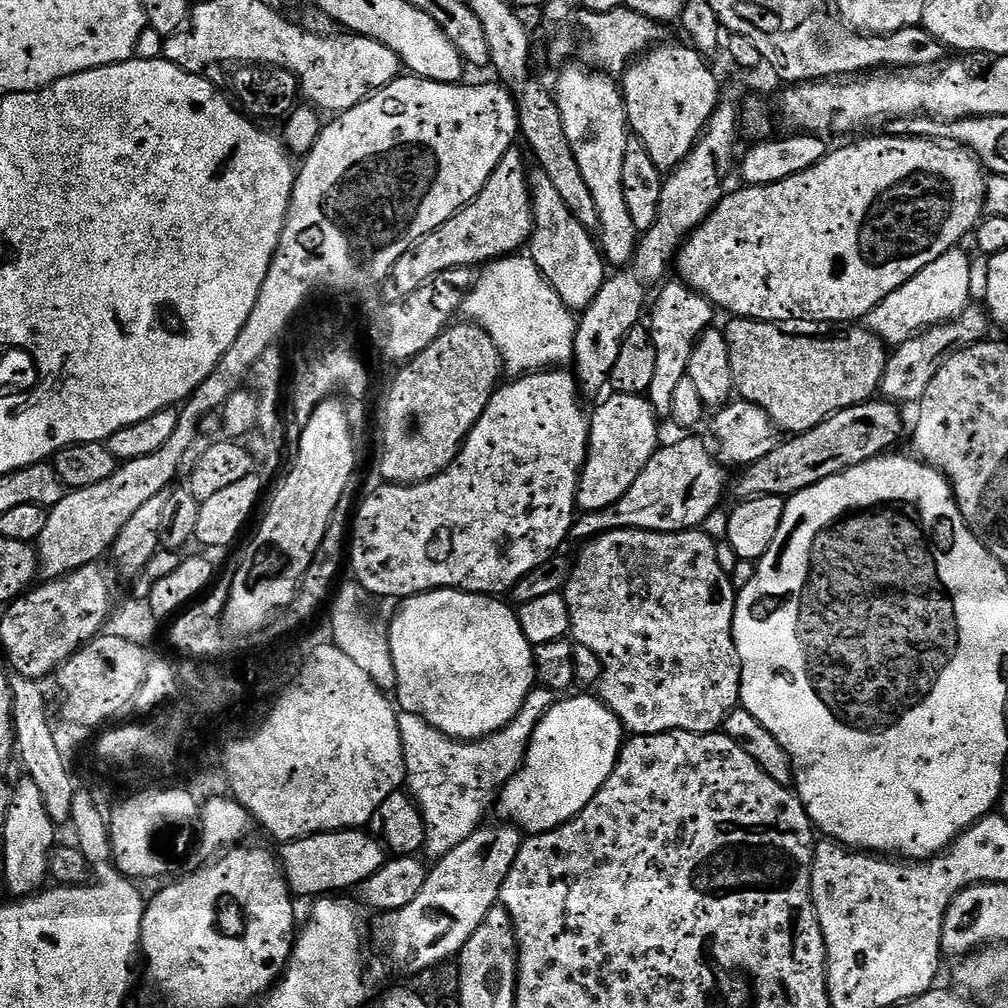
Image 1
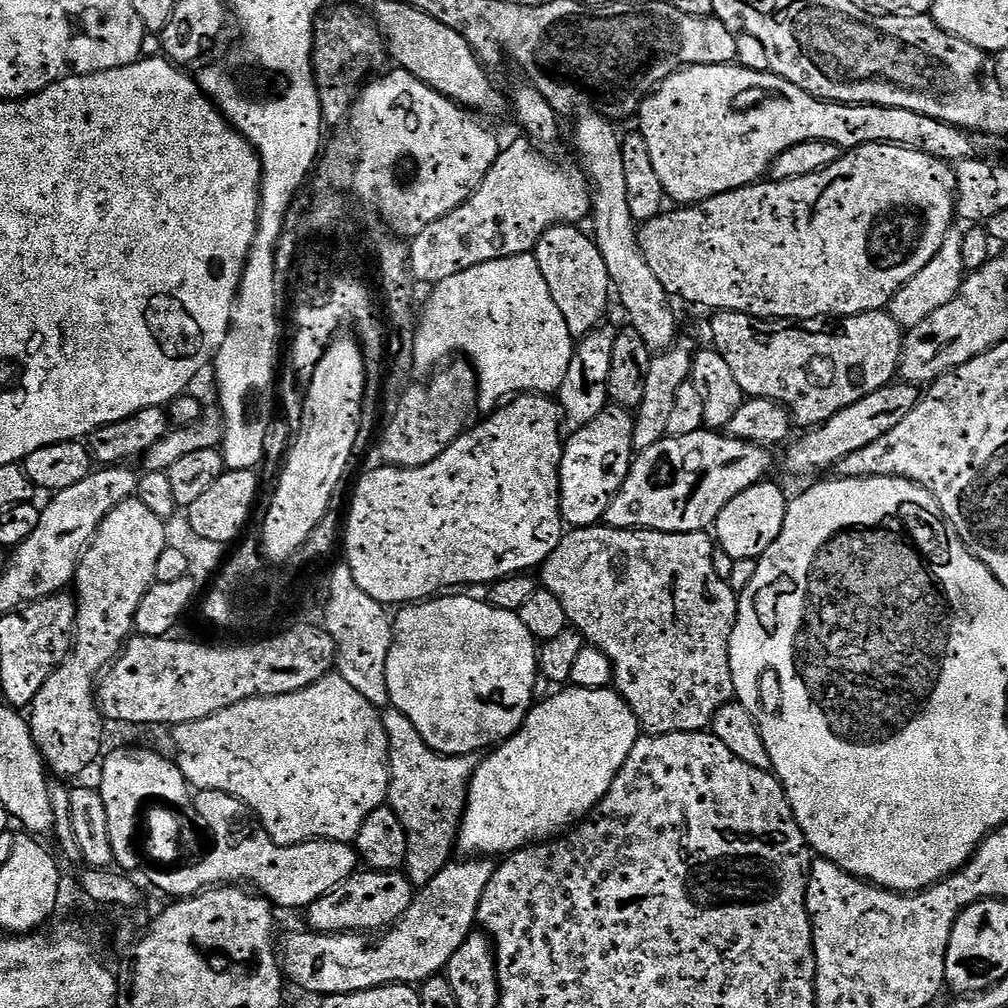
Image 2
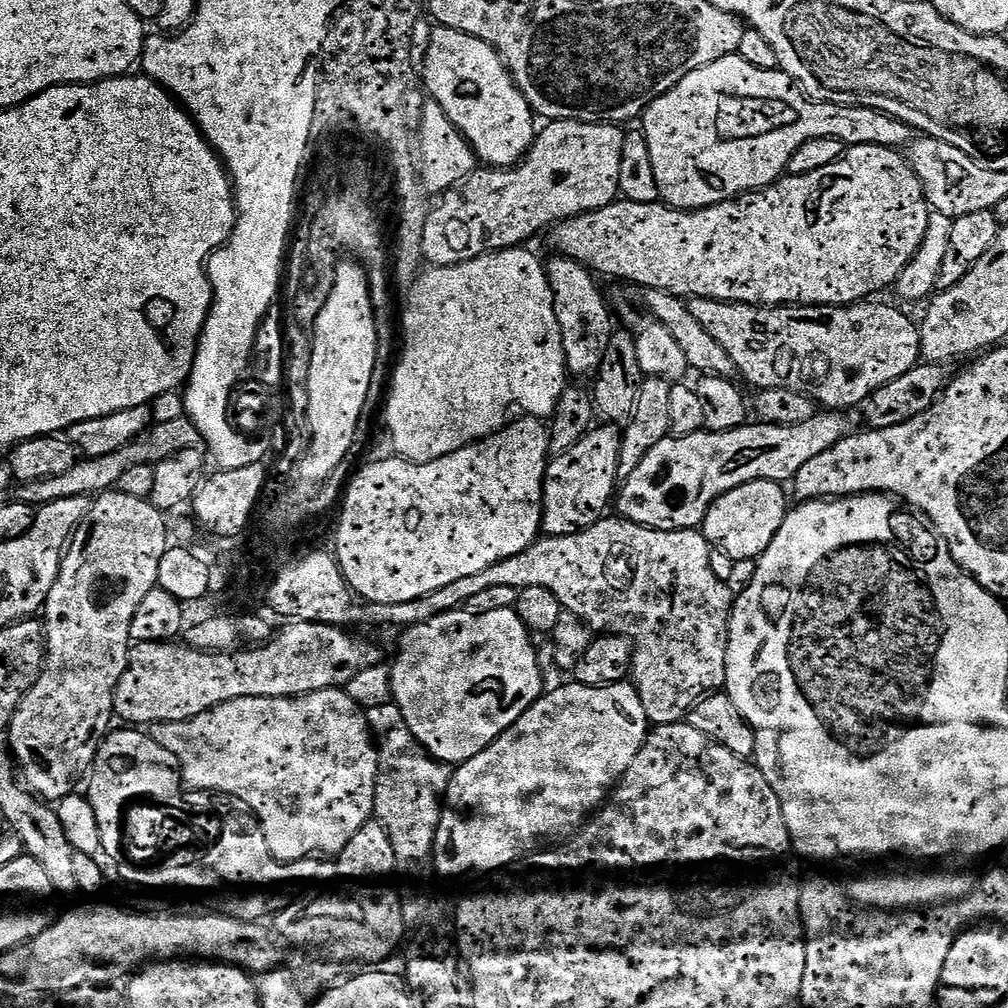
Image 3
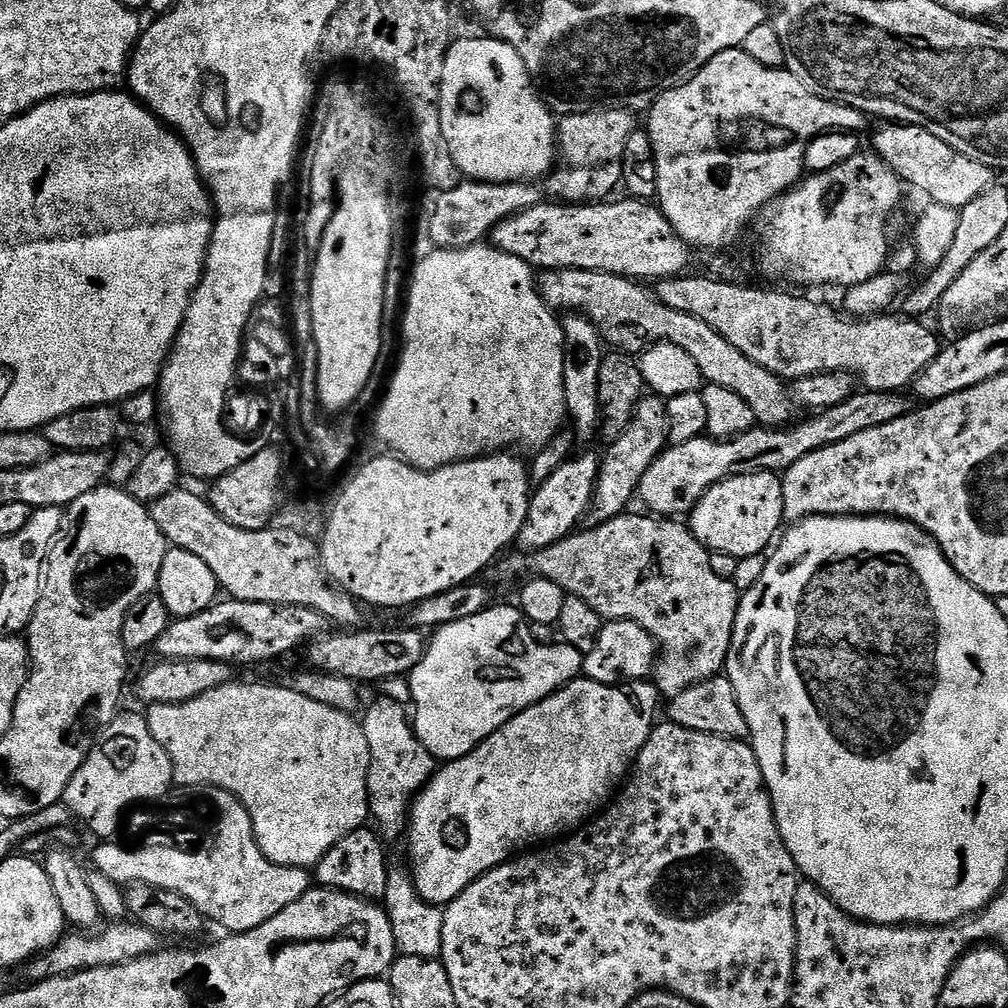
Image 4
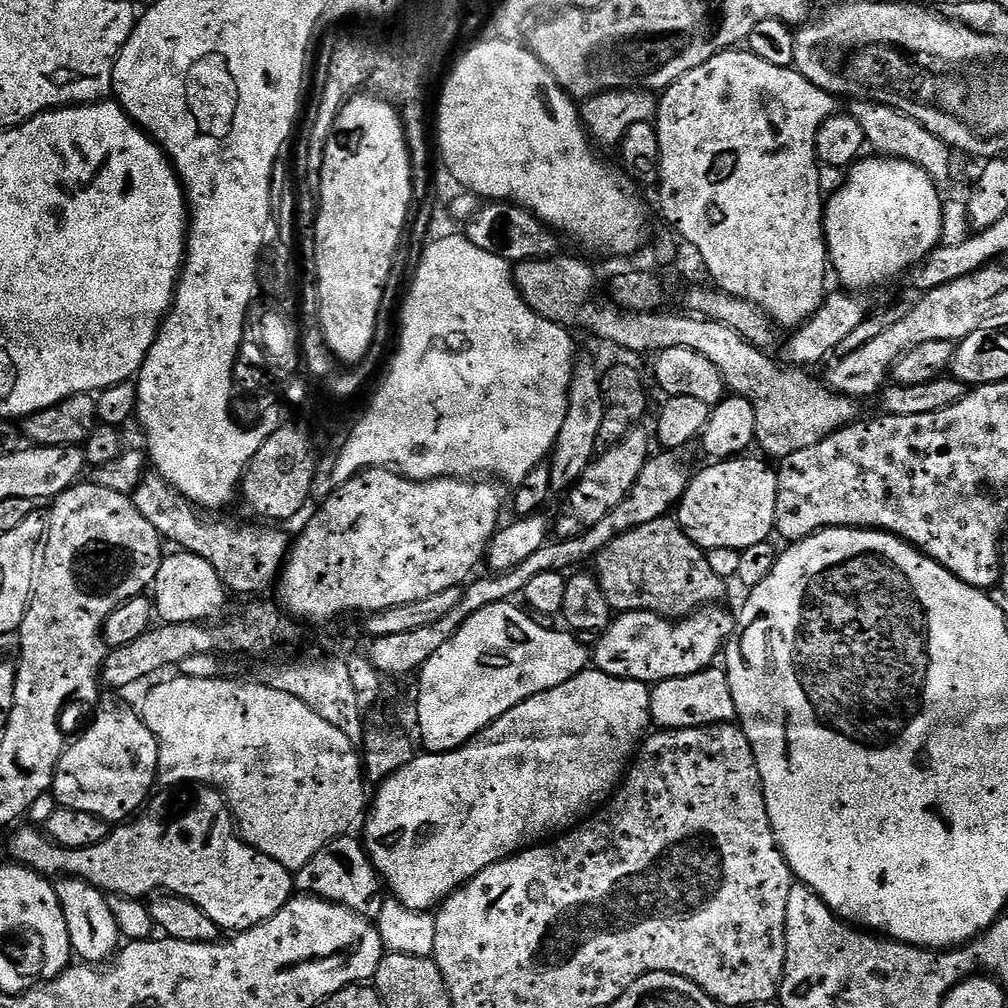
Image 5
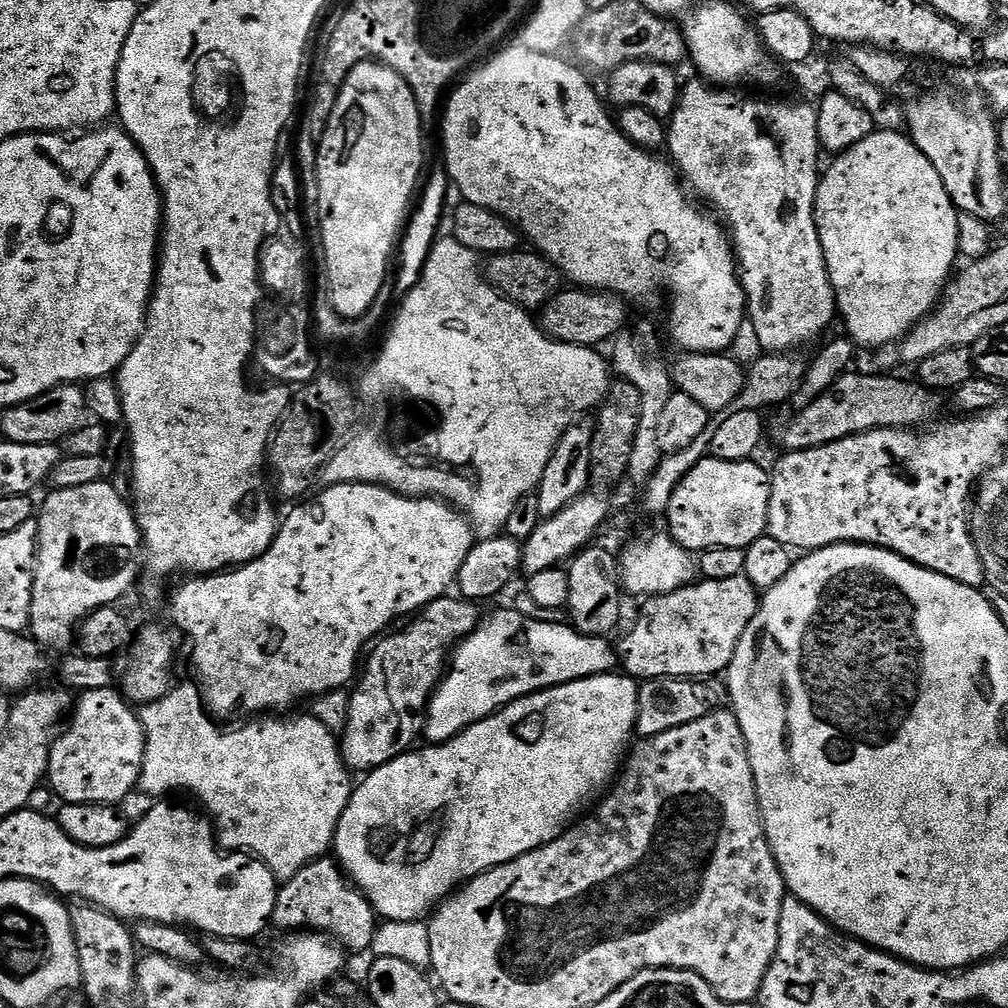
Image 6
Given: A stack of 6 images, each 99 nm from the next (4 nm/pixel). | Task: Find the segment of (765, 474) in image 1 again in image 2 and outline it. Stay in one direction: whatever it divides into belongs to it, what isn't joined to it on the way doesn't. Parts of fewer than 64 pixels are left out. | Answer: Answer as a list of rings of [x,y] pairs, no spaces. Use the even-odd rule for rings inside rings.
[[[893,382],[874,390],[874,394],[866,394],[854,406],[846,406],[834,418],[830,418],[825,424],[817,424],[811,429],[809,436],[801,438],[797,444],[787,445],[788,453],[784,456],[784,468],[792,476],[812,476],[819,468],[835,469],[846,454],[854,454],[854,450],[862,450],[862,446],[870,446],[870,442],[878,442],[882,434],[890,434],[894,426],[914,410],[914,406],[920,400],[921,389],[915,384]]]

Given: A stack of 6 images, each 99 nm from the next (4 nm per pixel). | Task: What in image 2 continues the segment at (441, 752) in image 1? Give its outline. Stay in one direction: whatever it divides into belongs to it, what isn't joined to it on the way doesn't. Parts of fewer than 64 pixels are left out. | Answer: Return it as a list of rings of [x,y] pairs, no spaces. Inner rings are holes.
[[[388,706],[382,712],[384,729],[388,739],[388,762],[390,765],[390,782],[388,783],[387,807],[398,814],[402,826],[406,830],[406,862],[403,871],[413,889],[425,888],[431,880],[438,878],[438,874],[453,859],[452,848],[457,847],[460,835],[460,819],[464,816],[464,806],[468,801],[468,787],[472,775],[476,772],[478,763],[475,755],[470,756],[444,756],[441,752],[433,750],[414,730],[414,722],[406,718],[398,709]]]

